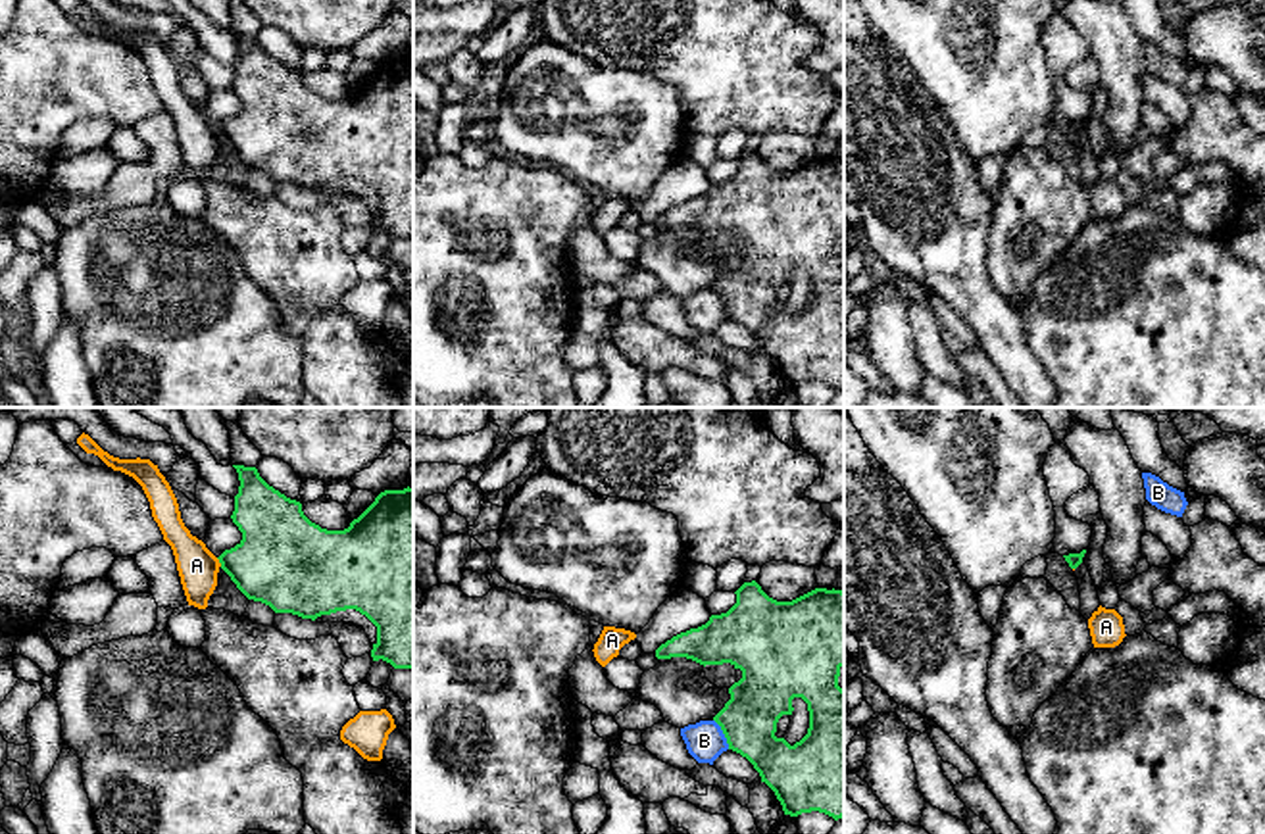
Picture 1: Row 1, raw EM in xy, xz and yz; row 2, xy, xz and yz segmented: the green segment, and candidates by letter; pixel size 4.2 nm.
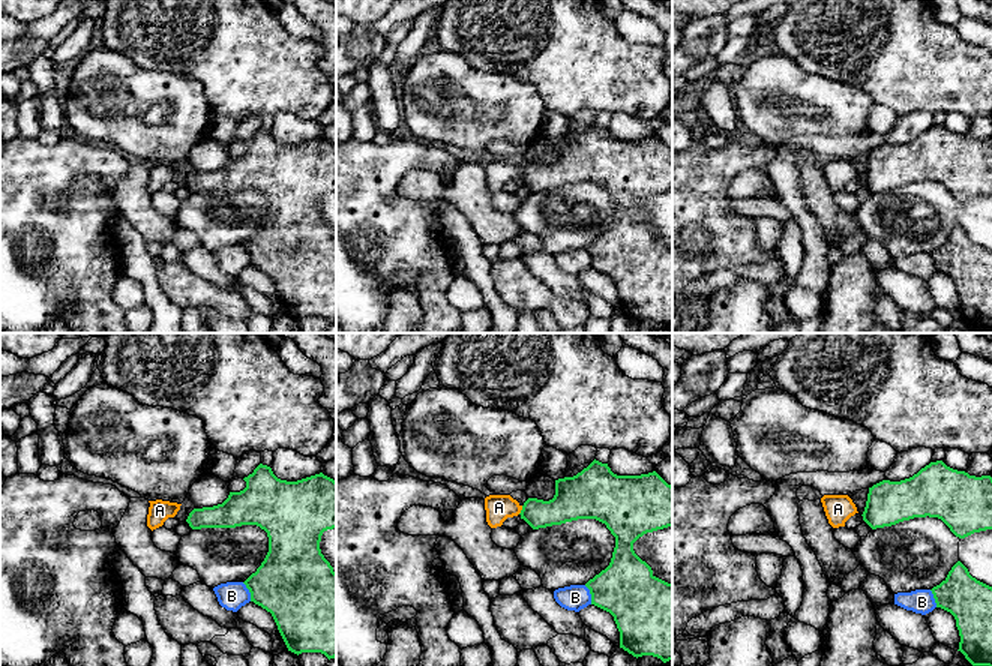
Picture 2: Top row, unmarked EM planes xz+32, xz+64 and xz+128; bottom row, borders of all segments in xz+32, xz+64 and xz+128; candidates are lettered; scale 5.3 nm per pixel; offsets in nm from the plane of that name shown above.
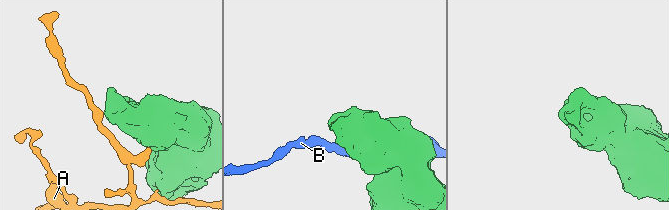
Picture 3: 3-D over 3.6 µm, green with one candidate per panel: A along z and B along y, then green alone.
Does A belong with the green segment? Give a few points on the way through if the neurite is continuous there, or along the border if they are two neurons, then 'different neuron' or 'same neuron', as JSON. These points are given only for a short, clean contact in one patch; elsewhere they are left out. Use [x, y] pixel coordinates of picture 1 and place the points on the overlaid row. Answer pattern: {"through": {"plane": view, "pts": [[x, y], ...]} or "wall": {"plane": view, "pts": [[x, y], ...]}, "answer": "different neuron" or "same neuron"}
{"wall": {"plane": "xy", "pts": [[216, 558], [222, 565]]}, "answer": "different neuron"}

